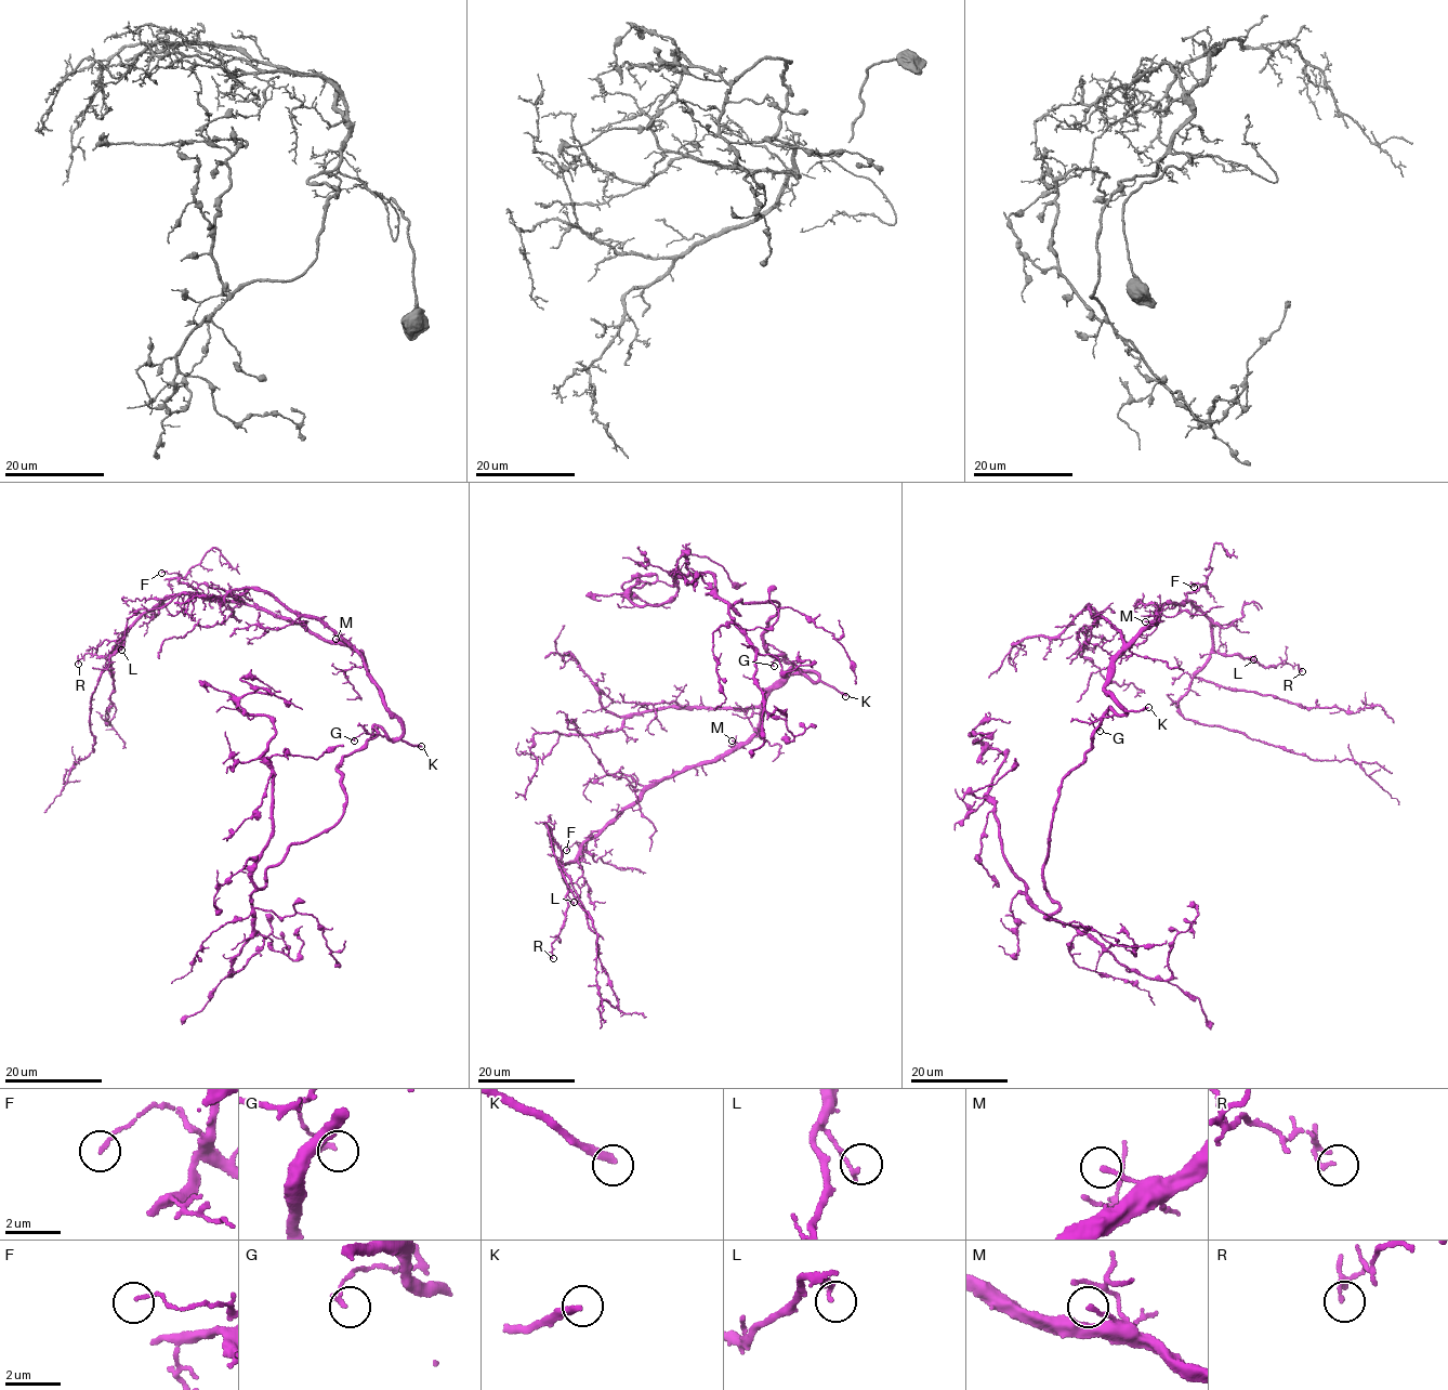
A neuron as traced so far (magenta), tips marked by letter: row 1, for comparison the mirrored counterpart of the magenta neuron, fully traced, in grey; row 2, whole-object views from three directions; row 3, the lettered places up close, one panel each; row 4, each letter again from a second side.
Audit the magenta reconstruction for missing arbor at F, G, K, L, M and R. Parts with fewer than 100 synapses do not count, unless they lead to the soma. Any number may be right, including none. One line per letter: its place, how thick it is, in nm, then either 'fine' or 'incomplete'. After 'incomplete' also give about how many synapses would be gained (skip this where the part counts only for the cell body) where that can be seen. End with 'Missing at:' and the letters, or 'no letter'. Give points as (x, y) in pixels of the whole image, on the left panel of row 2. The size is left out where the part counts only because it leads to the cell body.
F: (161, 573) | 100 nm | fine
G: (354, 741) | 150 nm | fine
K: (421, 746) | 280 nm | incomplete
L: (121, 650) | 140 nm | fine
M: (336, 639) | 150 nm | fine
R: (78, 664) | 130 nm | fine
Missing at: K

